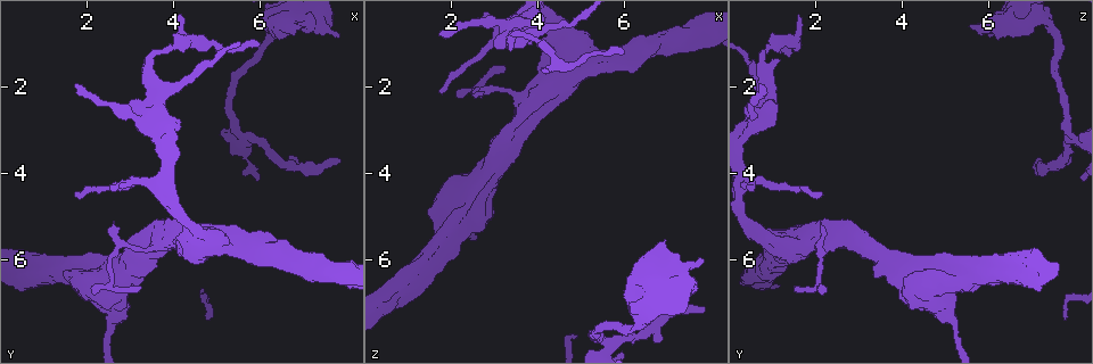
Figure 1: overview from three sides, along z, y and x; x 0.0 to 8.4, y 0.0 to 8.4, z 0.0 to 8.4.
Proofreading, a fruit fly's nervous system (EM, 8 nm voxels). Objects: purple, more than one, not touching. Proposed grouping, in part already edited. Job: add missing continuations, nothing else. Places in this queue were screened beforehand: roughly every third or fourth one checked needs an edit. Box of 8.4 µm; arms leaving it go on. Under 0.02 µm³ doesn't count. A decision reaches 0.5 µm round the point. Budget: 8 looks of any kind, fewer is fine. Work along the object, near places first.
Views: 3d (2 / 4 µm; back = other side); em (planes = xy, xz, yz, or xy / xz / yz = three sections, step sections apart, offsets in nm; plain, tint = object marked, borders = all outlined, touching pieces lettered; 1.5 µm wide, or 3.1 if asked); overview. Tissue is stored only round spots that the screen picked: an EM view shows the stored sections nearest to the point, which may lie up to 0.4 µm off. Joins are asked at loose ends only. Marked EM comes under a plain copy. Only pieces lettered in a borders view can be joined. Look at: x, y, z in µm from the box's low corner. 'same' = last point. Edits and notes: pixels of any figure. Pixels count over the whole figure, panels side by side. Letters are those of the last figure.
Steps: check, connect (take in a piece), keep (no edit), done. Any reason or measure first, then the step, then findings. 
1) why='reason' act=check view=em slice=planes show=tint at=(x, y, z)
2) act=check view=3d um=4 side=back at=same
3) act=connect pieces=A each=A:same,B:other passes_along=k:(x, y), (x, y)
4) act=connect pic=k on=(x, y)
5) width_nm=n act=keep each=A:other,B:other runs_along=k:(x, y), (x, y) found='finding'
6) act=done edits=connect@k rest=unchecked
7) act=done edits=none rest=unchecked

why='tapers out' act=check view=em slice=xz step=4 show=borders at=(2.10, 6.80, 2.15)

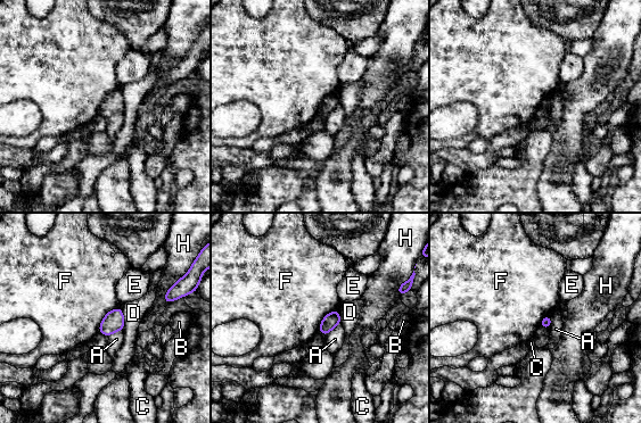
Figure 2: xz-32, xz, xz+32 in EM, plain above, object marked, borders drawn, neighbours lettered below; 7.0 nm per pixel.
longest_contact=F:240nm act=keep each=A:other,B:other,C:other,D:other,E:other,F:other,H:other border=2:(120, 306), (106, 314), (98, 331) found='none of them fits'

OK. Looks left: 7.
why='tapers out' act=check view=em slice=planes show=borders at=(1.80, 1.95, 0.85)

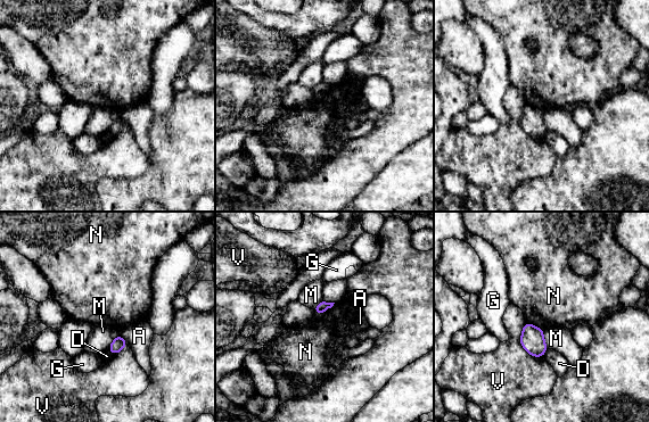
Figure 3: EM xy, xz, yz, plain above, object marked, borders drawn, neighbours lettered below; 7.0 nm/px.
act=keep each=A:other,D:other,G:other,M:other,N:other,V:other border=3:(335, 303), (320, 314), (314, 313) found='none of them fits'

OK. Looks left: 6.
why='stops while still wide' act=check view=em slice=xz step=8 show=tint at=(7.75, 0.80, 6.00)

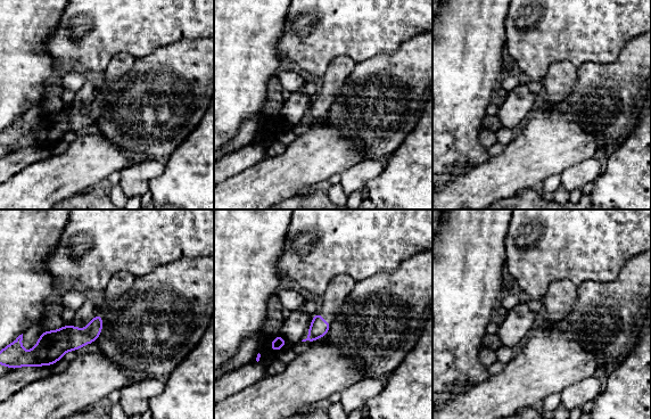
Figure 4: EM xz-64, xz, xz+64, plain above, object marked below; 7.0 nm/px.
why='what lies round it' act=check view=em slice=xz step=8 show=borders at=same

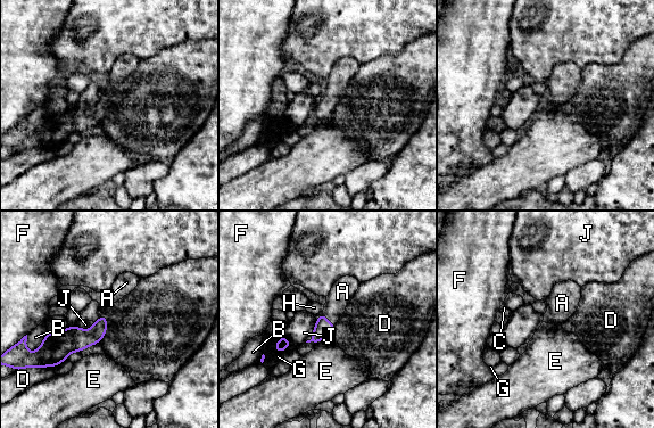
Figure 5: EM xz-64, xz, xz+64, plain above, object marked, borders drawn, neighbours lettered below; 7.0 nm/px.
act=connect pieces=A each=A:same,B:other,C:other,D:other,E:other,F:other,G:other,H:other,J:other passes_along=5:(323, 329), (326, 321), (342, 291) found='the neuron continues'

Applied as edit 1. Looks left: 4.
act=done edits=connect@5 rest=unchecked

